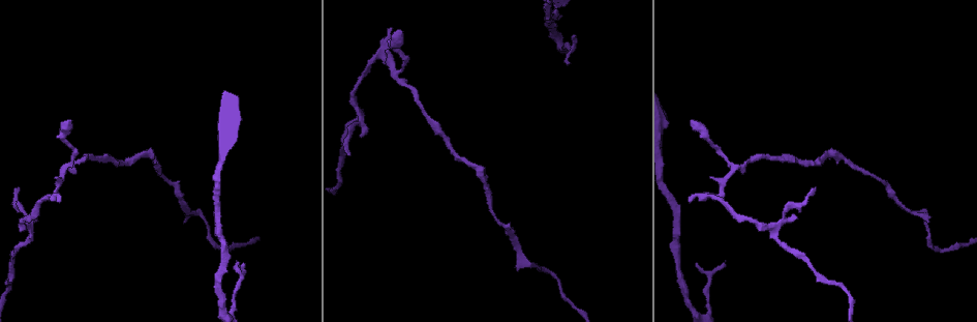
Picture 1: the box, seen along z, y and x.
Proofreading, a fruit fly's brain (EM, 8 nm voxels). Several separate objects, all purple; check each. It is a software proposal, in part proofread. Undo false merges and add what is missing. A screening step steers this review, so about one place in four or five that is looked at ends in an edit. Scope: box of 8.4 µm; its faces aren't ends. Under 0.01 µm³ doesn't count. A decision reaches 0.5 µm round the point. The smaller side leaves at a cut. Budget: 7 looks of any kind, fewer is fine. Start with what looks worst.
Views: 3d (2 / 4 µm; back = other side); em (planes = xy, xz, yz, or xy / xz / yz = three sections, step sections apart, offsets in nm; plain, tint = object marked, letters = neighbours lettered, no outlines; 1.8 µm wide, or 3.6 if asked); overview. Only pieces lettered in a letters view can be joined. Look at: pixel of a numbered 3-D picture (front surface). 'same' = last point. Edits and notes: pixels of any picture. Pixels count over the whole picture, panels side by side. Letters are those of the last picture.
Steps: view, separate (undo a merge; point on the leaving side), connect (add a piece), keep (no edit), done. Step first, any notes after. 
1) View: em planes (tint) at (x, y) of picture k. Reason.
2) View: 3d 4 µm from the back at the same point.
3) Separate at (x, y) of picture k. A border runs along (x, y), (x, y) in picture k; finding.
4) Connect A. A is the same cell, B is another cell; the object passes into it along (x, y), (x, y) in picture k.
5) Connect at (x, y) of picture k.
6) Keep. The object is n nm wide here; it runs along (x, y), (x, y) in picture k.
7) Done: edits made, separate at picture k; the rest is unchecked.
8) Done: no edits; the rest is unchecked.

View: em planes (tint) at (709, 135) of picture 1. Calibre changes.

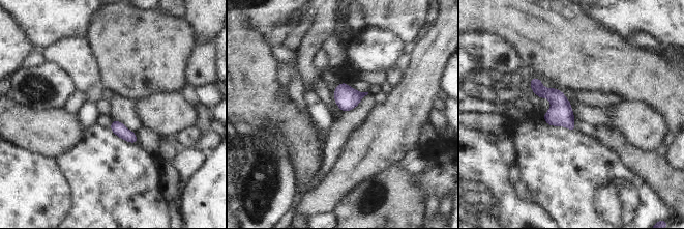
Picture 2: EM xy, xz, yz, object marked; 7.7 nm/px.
View: em planes (letters) at the same point.

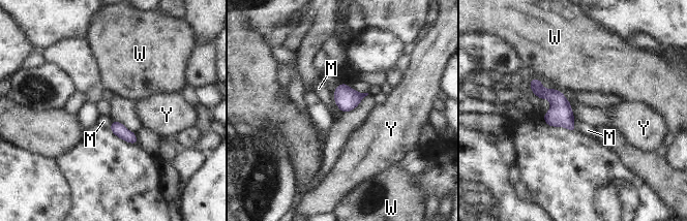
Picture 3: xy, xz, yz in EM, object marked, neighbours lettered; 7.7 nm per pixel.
Keep. M, W and Y are other cells; a border runs along (573, 120), (576, 130) in picture 3; all the same neuron.

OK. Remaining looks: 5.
View: em xz step 16 (letters) at (816, 190) of picture 1. Free end.

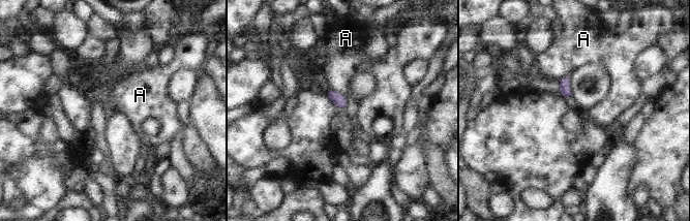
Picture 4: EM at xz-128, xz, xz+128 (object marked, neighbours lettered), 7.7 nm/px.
View: em planes (letters) at the same point.

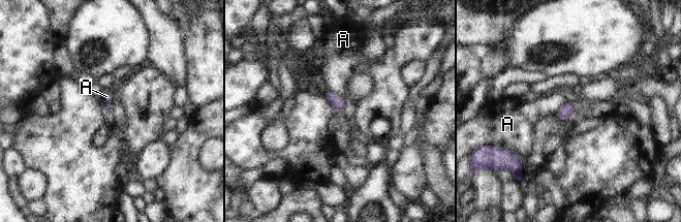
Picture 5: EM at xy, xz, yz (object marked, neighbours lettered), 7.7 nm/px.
Keep. The longest contact is with A, 180 nm; A is another cell; no lettered piece goes on from it.

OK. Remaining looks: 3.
View: em yz step 8 (letters) at (725, 266) of picture 1. Long arm stops here.

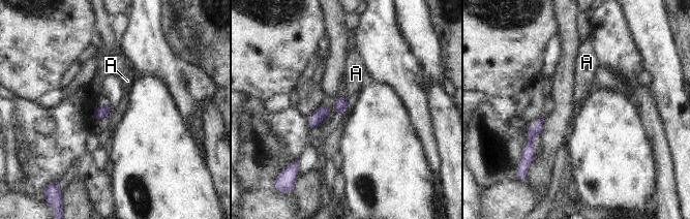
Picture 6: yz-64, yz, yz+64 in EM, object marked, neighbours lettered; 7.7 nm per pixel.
View: em xz step 8 (letters) at the same point. Another direction.

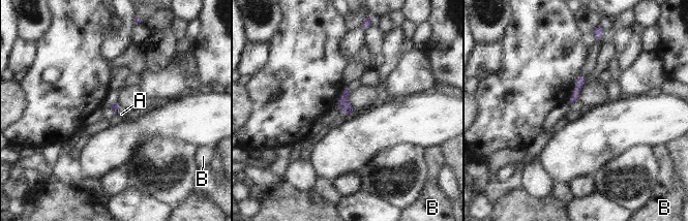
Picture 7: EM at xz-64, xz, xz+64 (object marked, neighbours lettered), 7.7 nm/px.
Connect A. A is the same cell, B is another cell; the object passes into it along (114, 106), (116, 111), (121, 114) in picture 7; it goes on there.

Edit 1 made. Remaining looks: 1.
Done: edits made, connect at picture 7; the rest is unchecked.

